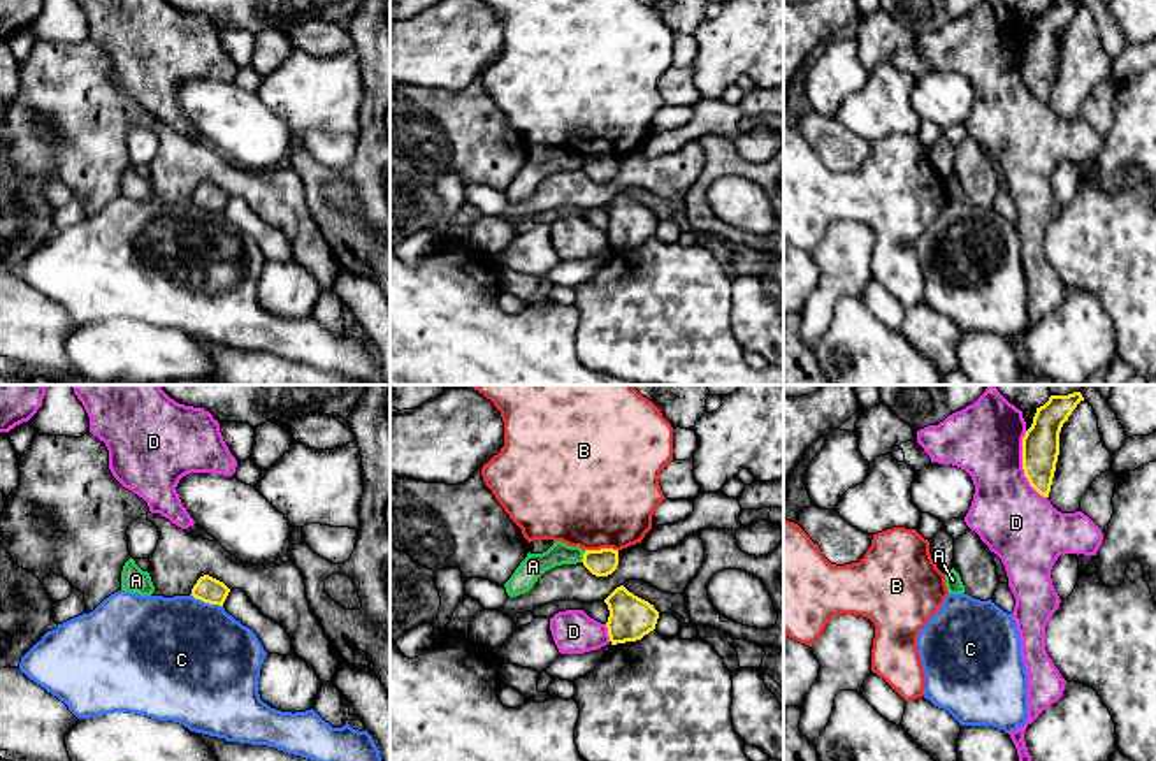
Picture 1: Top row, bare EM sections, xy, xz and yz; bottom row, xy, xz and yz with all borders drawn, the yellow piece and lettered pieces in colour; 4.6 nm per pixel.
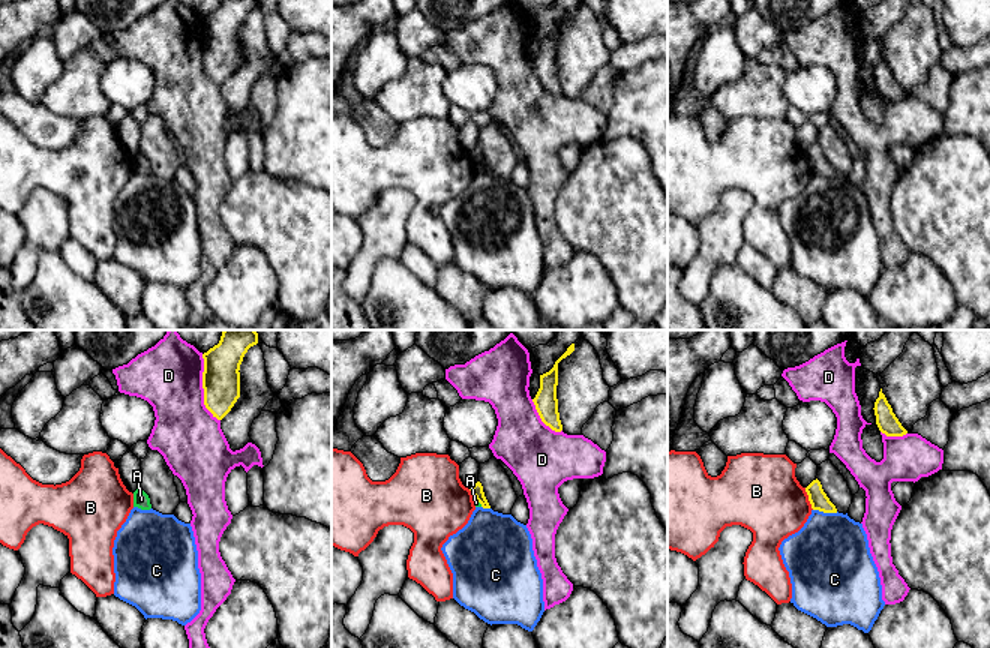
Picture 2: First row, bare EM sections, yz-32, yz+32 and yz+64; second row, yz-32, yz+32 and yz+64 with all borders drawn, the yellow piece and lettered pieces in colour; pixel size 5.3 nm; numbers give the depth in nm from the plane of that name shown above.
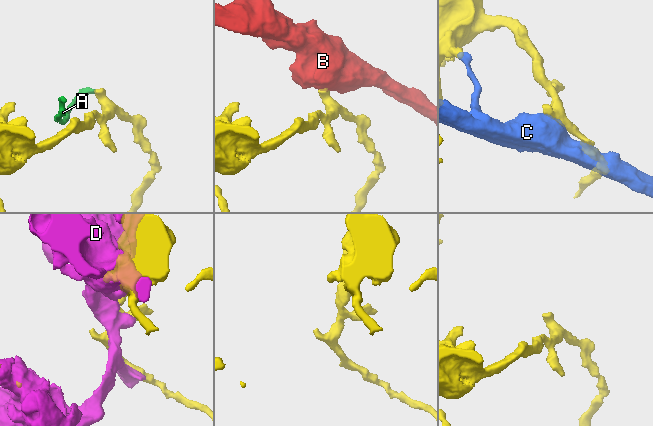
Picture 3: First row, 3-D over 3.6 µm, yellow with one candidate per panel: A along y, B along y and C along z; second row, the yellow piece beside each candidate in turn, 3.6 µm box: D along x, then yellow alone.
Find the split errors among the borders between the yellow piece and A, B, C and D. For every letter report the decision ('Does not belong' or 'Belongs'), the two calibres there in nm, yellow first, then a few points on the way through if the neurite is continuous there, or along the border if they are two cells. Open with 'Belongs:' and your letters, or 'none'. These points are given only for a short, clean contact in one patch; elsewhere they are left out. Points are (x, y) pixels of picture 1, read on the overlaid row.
Belongs: A
A: Belongs. Thickness 130 nm (yellow) against 110 nm. Path across: xz (601, 563), (584, 556), (554, 556), (533, 566)
B: Does not belong. Thickness 130 nm (yellow) against 500 nm. Boundary: xz (617, 549), (585, 550)
C: Does not belong. Thickness 120 nm (yellow) against 500 nm
D: Does not belong. Thickness 180 nm (yellow) against 340 nm

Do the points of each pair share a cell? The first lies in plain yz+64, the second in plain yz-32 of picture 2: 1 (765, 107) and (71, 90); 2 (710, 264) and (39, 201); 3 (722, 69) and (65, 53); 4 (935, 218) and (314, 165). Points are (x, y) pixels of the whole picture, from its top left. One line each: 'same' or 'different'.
1: same
2: same
3: different
4: different

